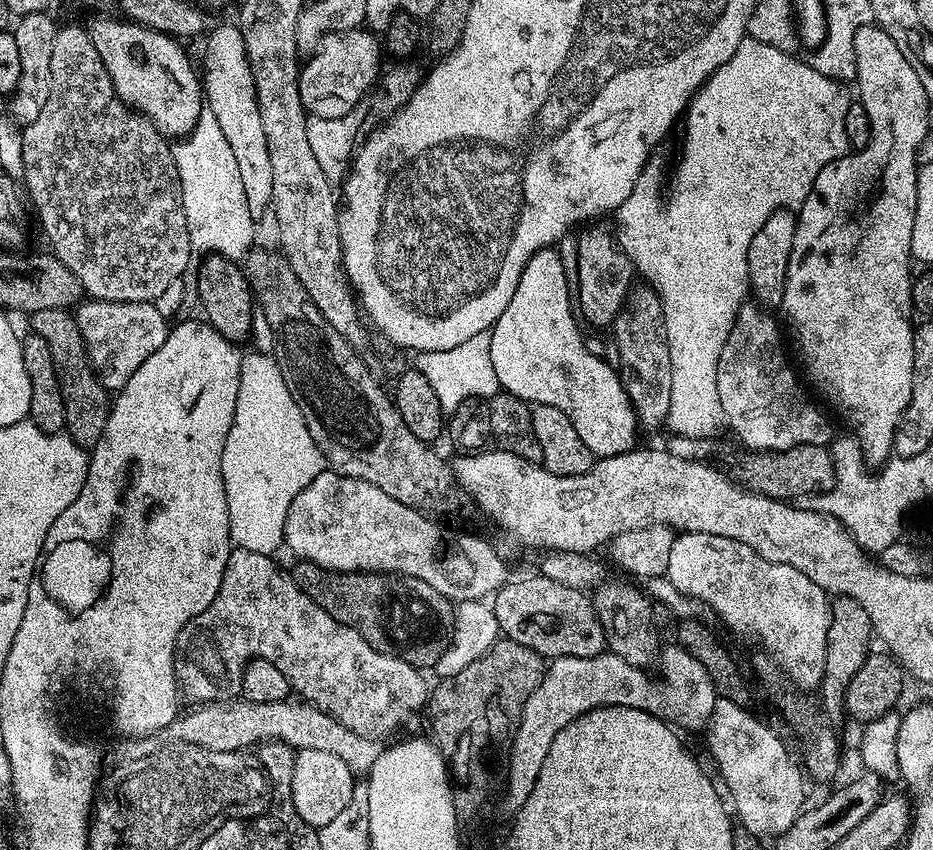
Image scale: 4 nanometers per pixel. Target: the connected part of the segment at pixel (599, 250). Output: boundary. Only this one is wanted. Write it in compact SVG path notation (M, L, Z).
M596 226L583 229L585 232L581 234L580 241L576 244L574 288L578 293L578 312L581 317L584 315L592 324L611 325L620 315L628 299L629 291L633 287L634 265L623 247L616 248L610 233L592 227Z

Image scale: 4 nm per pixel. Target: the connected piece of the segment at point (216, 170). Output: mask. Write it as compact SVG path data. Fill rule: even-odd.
M207 110L201 112L187 135L177 139L170 151L177 164L182 206L193 253L200 256L220 255L241 261L254 247L254 210L246 202L238 161L234 159L234 150L230 150L230 142L226 142L226 134L222 134L222 126L218 126L218 118Z

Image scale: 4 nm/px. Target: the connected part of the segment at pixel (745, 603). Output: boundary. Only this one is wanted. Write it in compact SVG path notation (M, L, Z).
M681 532L670 546L664 575L678 591L692 600L697 600L705 609L716 612L716 616L732 632L740 636L753 636L767 655L789 676L791 683L801 690L812 690L817 687L824 673L826 658L826 630L830 626L829 593L823 592L802 570L762 558L750 546L734 542L734 538L722 538L718 534L701 532Z

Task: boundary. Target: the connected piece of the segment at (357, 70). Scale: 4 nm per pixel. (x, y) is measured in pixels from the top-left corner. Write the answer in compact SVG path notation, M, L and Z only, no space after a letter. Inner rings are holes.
M368 30L329 32L324 36L303 61L300 70L298 90L309 117L316 120L342 118L351 108L357 107L372 91L382 72L380 48L382 52L381 41Z

